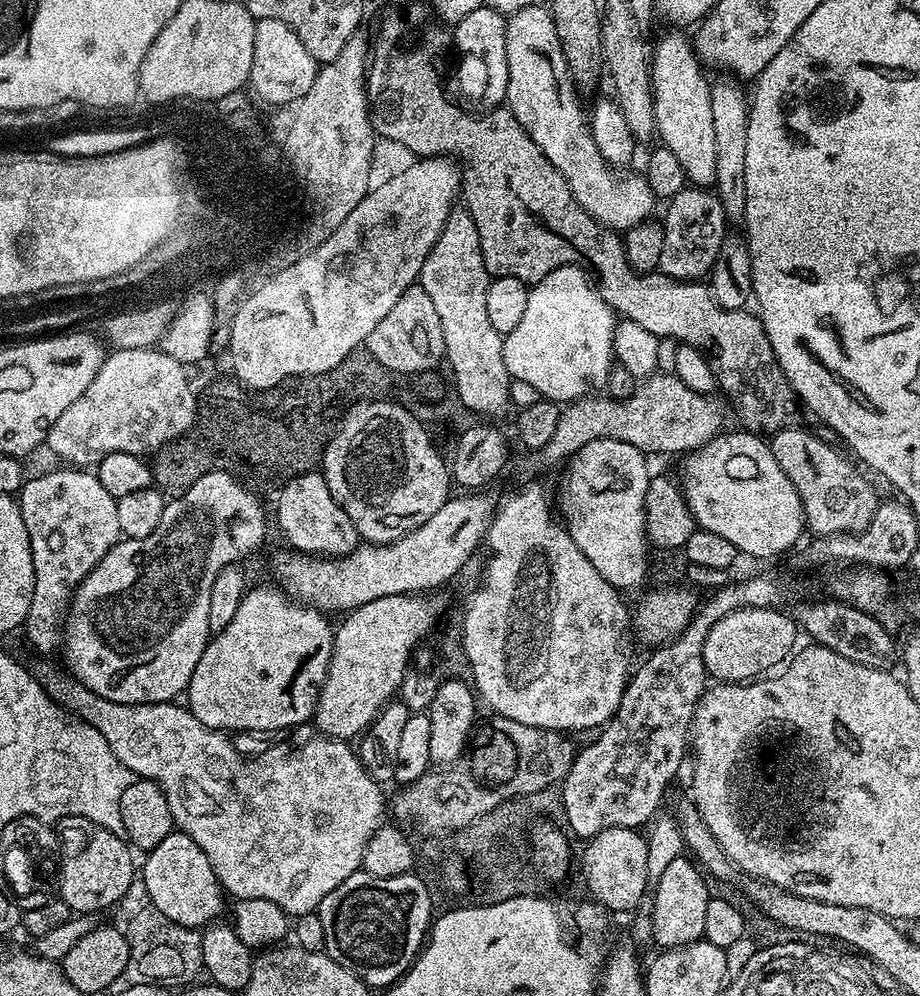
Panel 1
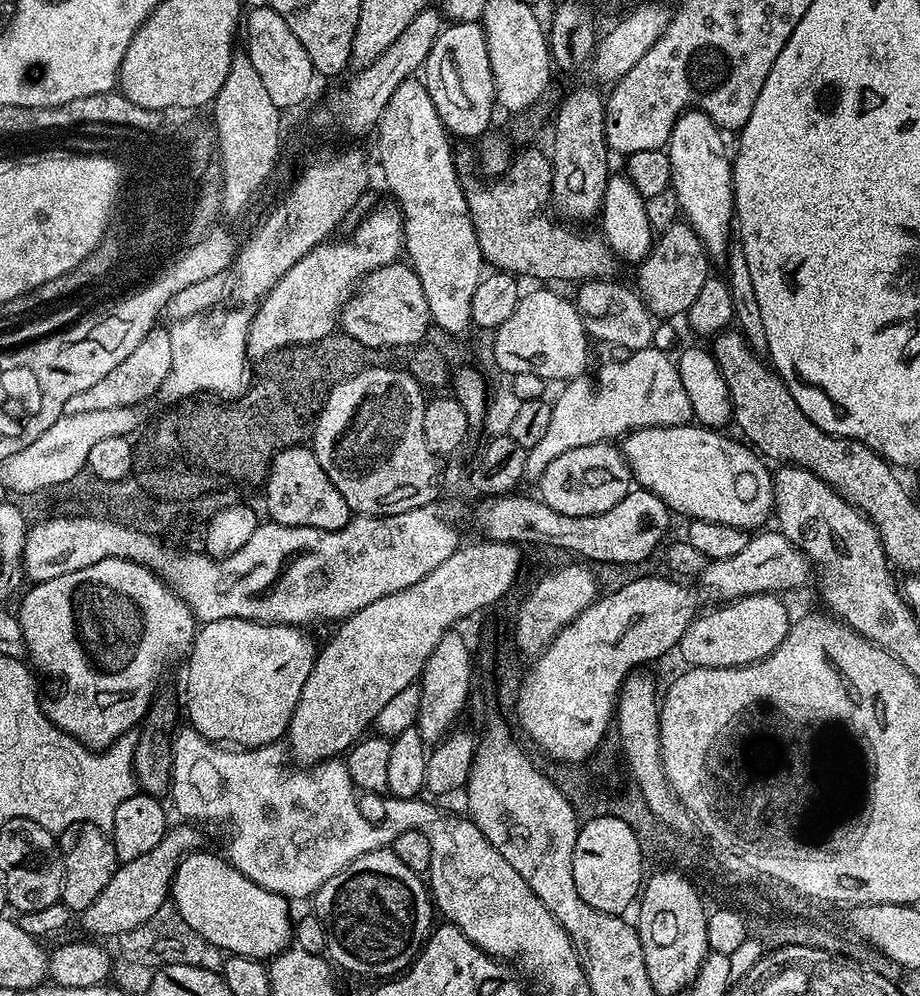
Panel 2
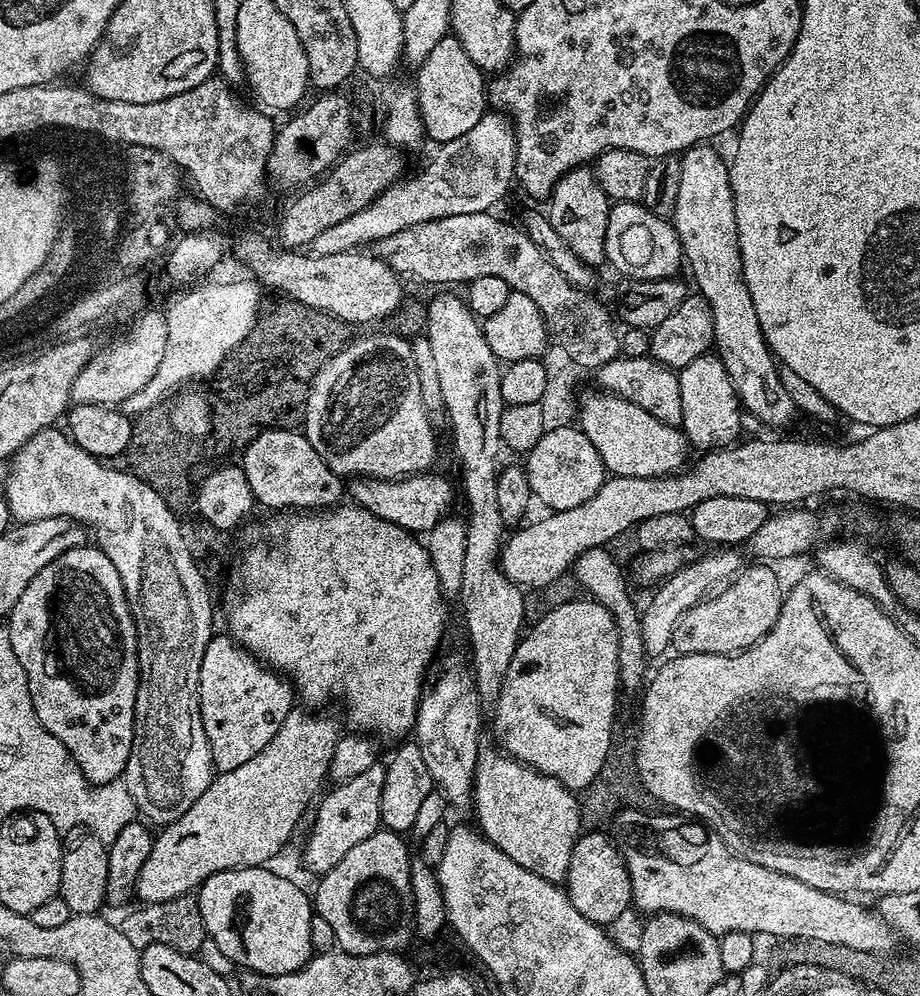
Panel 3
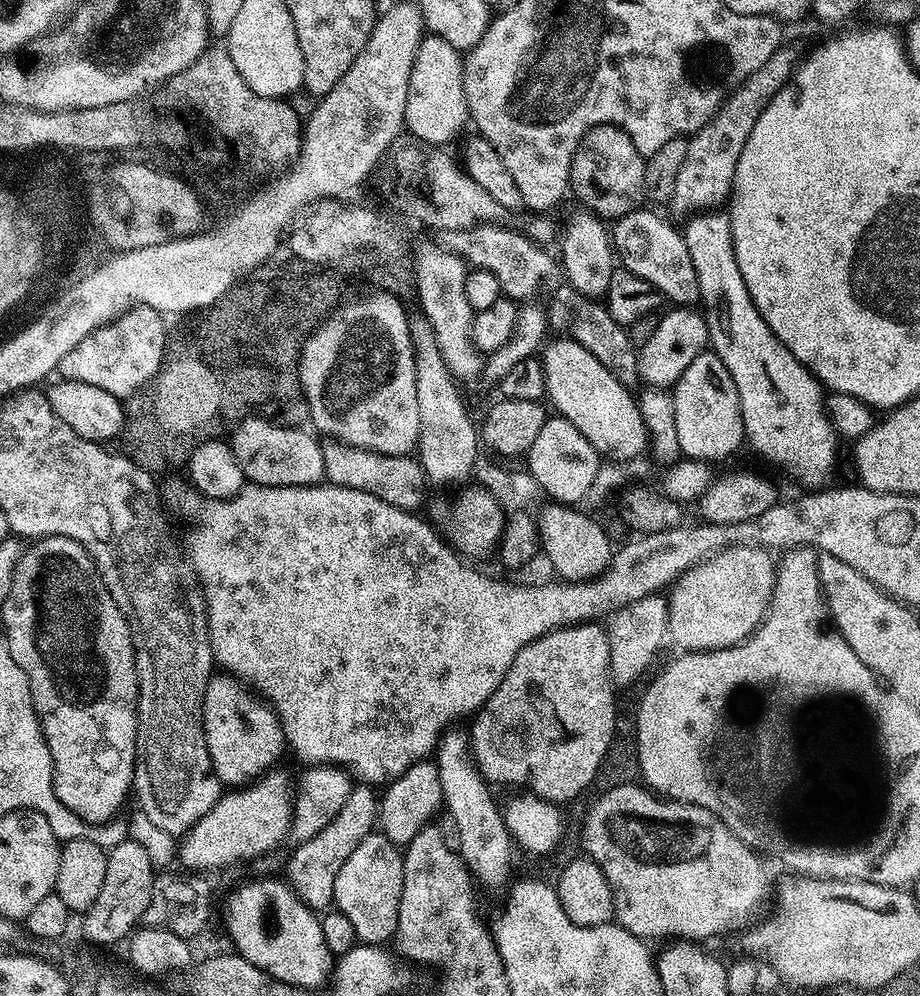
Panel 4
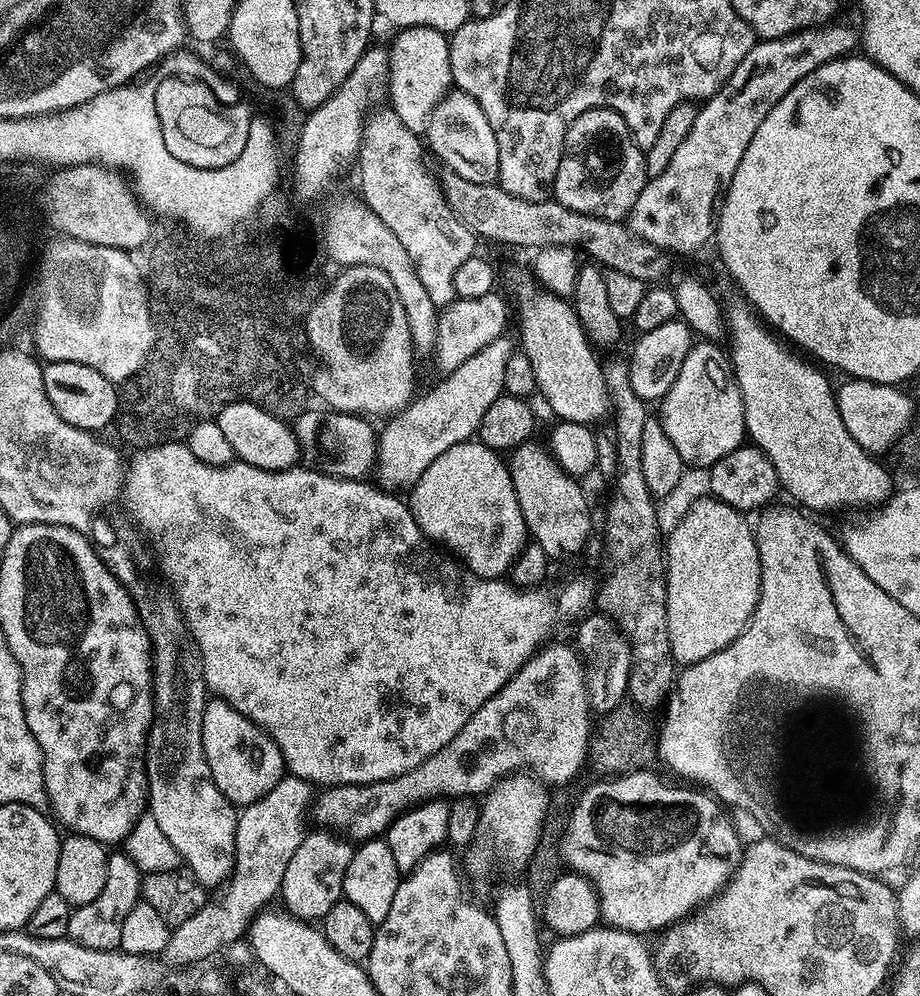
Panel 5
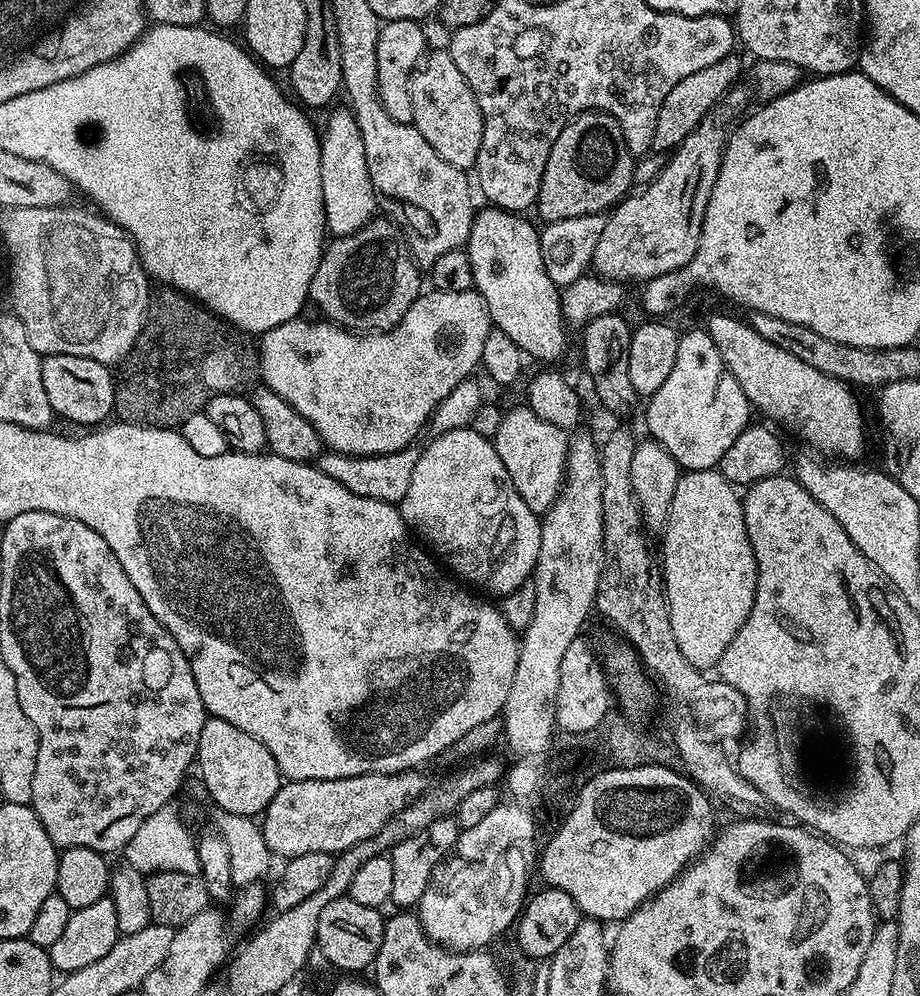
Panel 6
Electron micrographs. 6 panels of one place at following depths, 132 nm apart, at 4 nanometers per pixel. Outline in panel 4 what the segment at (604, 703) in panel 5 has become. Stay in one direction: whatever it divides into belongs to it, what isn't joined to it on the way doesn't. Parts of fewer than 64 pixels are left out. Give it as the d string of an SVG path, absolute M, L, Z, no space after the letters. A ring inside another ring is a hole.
M663 595L638 598L630 606L622 606L613 612L606 624L608 634L608 675L617 689L628 688L648 667L660 652L668 636L668 601Z

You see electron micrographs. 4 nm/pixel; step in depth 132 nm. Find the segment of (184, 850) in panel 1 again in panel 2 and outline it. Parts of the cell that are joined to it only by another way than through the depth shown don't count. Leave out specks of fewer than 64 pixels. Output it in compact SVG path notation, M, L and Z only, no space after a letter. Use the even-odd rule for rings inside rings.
M204 851L191 852L176 865L170 885L171 903L175 904L178 914L186 918L190 930L197 932L213 949L271 961L289 947L294 936L294 920L288 917L289 901L250 882L223 855Z

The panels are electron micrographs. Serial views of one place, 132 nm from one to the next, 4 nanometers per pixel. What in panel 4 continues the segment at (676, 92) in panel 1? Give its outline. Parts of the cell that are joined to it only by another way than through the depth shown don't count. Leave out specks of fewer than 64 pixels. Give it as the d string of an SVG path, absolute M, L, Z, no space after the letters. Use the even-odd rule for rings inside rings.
M712 210L695 215L688 223L682 231L686 250L690 250L694 262L694 274L698 274L700 304L704 321L708 323L710 348L722 358L722 366L726 366L734 378L747 443L752 443L758 455L765 456L770 463L789 472L798 483L805 484L805 489L823 489L836 468L838 441L836 425L828 416L825 389L815 374L786 350L754 306L742 270L738 270L727 215Z

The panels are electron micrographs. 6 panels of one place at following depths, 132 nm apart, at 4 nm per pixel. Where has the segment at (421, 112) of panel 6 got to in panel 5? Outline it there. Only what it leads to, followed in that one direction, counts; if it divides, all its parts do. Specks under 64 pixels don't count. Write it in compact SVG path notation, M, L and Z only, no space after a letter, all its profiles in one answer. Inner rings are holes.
M449 90L434 106L426 129L426 144L445 164L453 176L461 176L469 182L495 184L498 180L498 138L482 114L482 106L470 98L470 94L459 90ZM428 136L428 140L427 140ZM432 147L432 148L431 148Z

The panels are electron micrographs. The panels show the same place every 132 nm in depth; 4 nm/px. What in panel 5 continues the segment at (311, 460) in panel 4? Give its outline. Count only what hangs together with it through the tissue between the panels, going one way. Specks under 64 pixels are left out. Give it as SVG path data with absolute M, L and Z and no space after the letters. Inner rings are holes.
M234 402L214 417L223 436L230 442L233 457L241 464L258 466L267 472L281 472L301 459L296 433L285 421L272 416L256 404Z

